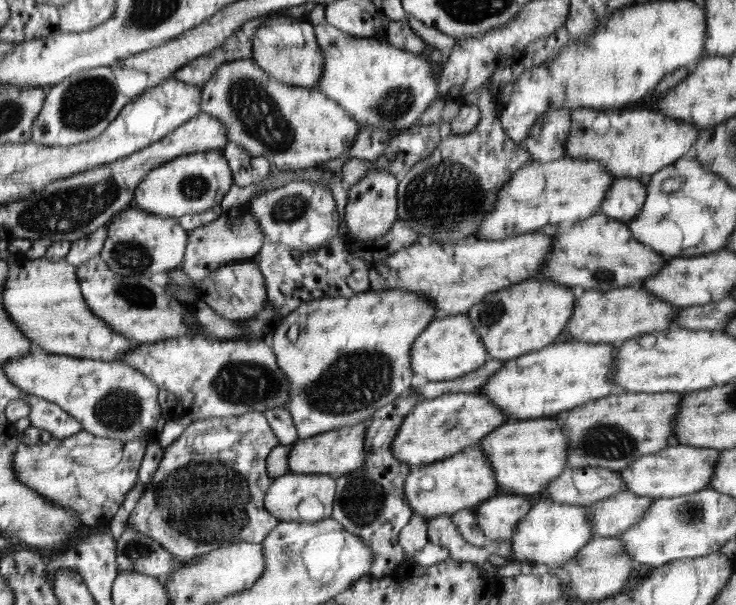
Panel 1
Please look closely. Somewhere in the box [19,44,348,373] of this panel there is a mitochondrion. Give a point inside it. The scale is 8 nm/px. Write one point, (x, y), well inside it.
(257, 113)

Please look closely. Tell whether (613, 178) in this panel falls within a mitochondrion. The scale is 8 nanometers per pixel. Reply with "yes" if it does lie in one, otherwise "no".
no

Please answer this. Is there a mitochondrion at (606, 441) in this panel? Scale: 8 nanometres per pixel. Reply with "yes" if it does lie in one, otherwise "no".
yes

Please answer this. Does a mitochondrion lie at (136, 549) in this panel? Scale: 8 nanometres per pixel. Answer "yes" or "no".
yes

